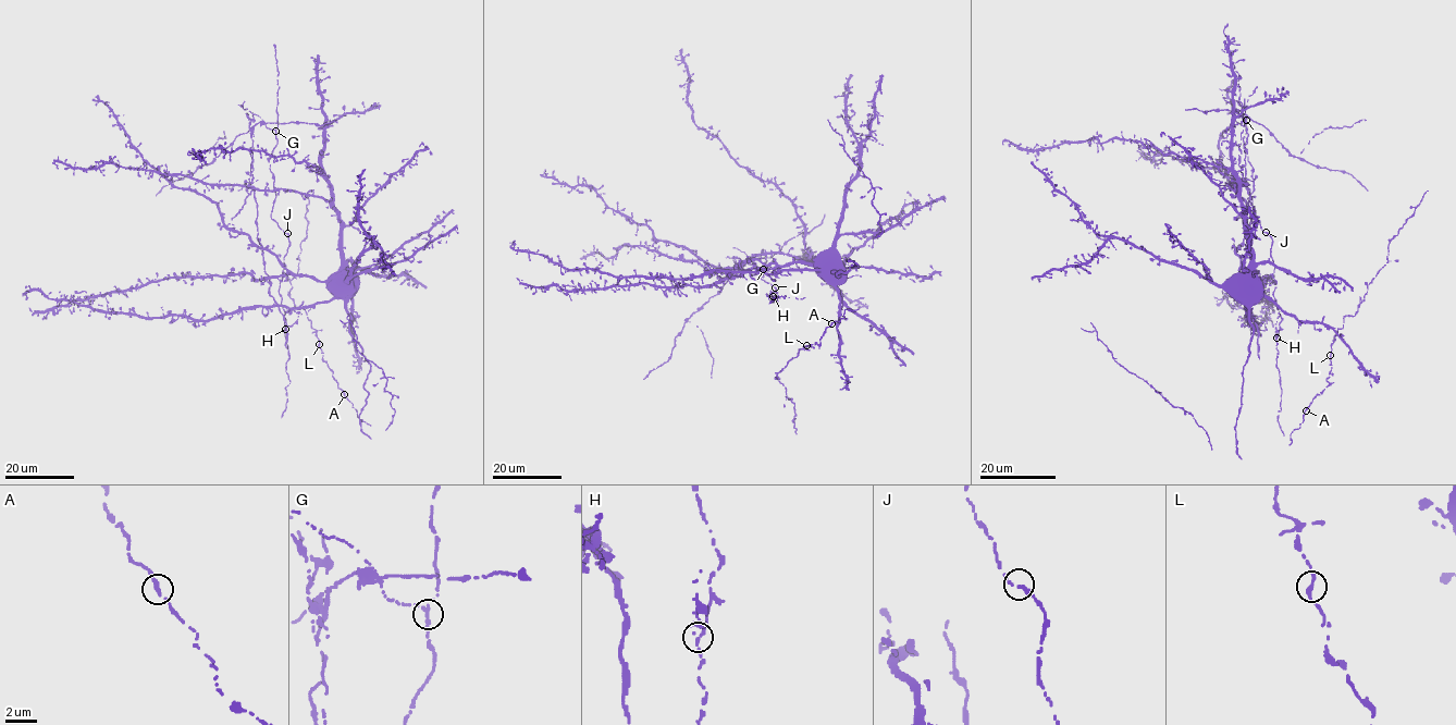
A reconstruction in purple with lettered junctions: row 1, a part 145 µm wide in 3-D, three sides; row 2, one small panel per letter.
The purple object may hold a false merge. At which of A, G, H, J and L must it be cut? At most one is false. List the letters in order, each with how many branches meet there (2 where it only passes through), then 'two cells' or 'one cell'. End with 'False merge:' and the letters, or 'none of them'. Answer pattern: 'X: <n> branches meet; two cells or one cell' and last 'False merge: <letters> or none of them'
A: 2 branches meet; one cell
G: 2 branches meet; two cells
H: 2 branches meet; one cell
J: 2 branches meet; one cell
L: 2 branches meet; one cell
False merge: G

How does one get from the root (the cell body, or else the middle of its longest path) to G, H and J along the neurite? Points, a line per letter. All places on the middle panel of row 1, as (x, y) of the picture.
G: (835, 266), (828, 273), (780, 254), (754, 254), (737, 266), (752, 261), (763, 269)
H: (835, 266), (828, 273), (780, 254), (737, 266), (763, 268), (759, 278), (773, 296)
J: (835, 266), (828, 273), (780, 254), (737, 266), (752, 261), (775, 287)

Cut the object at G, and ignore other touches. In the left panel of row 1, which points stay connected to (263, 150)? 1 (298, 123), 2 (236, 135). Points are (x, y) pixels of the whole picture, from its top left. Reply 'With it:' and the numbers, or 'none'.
With it: none

